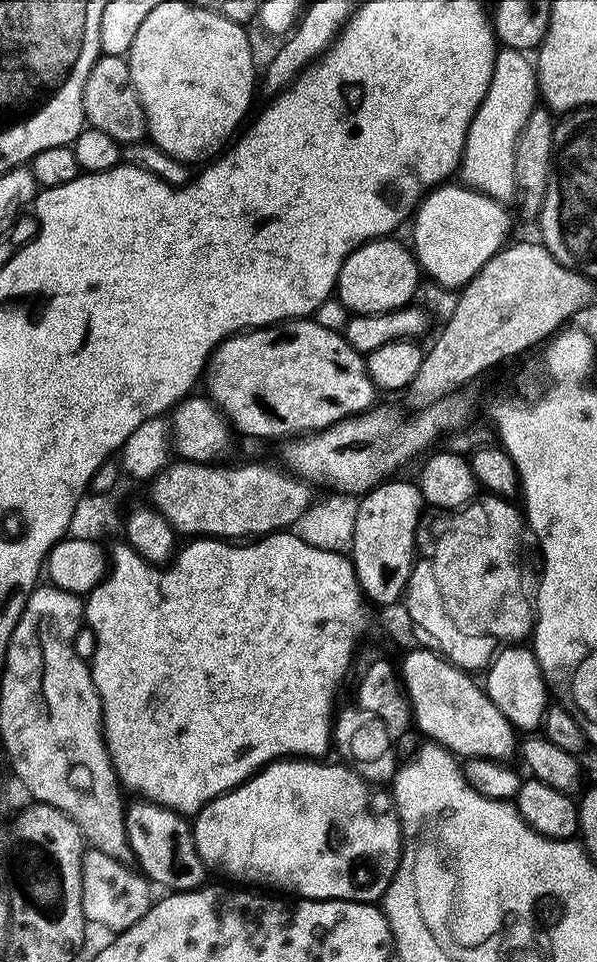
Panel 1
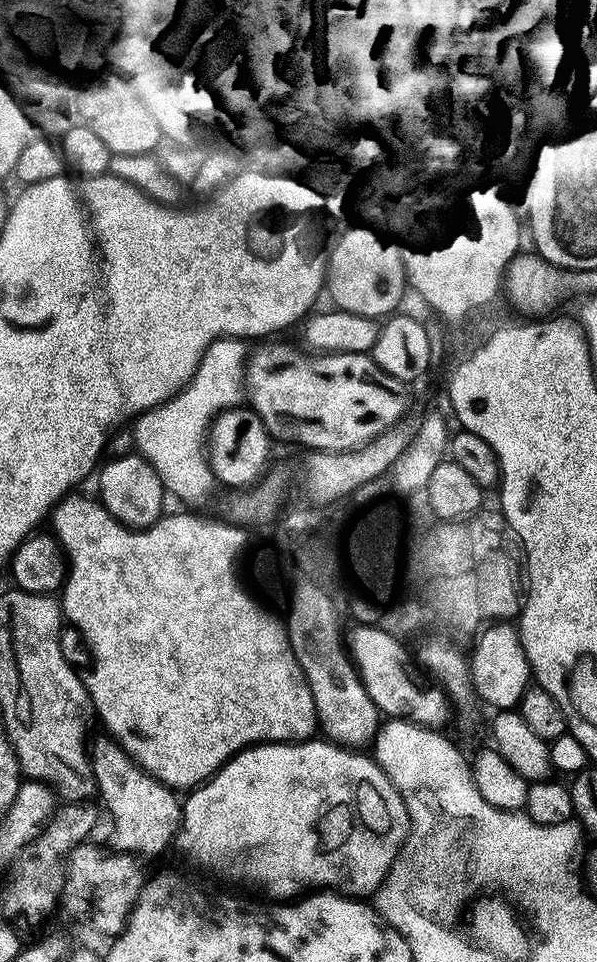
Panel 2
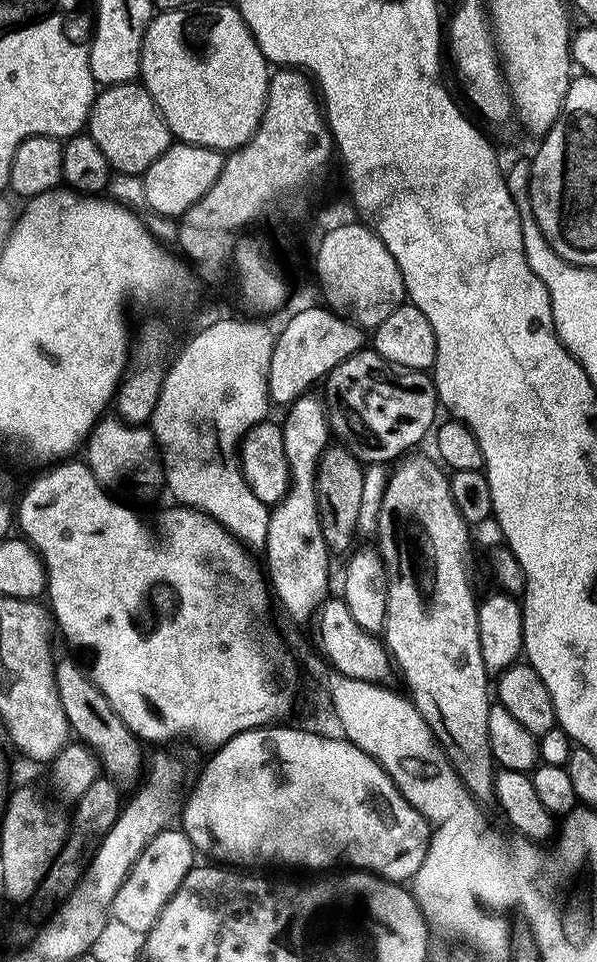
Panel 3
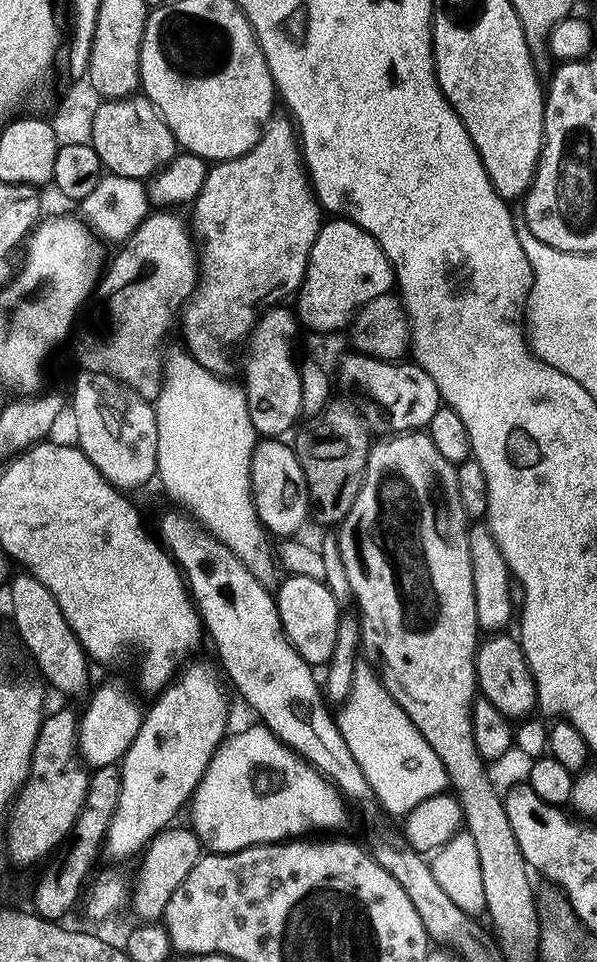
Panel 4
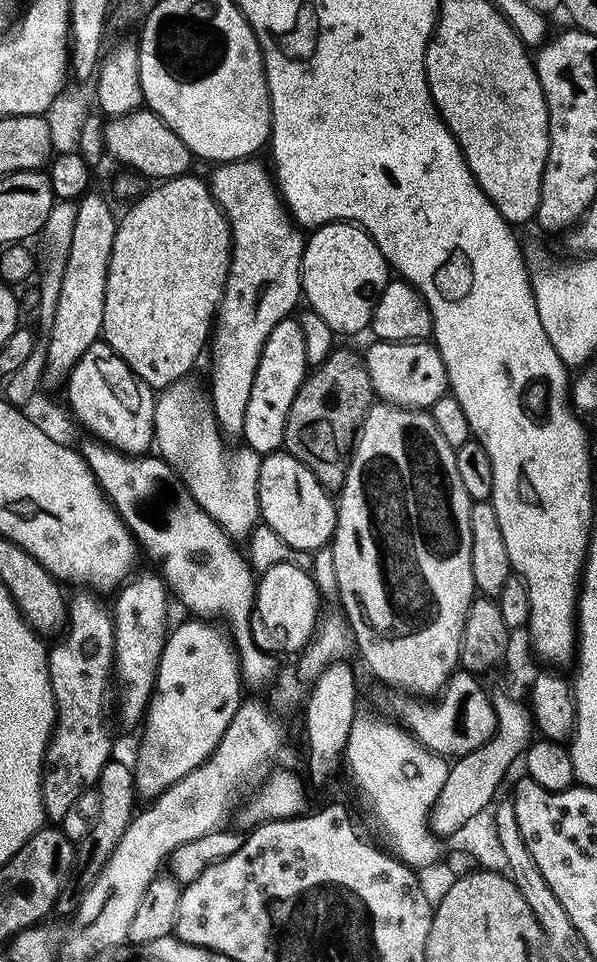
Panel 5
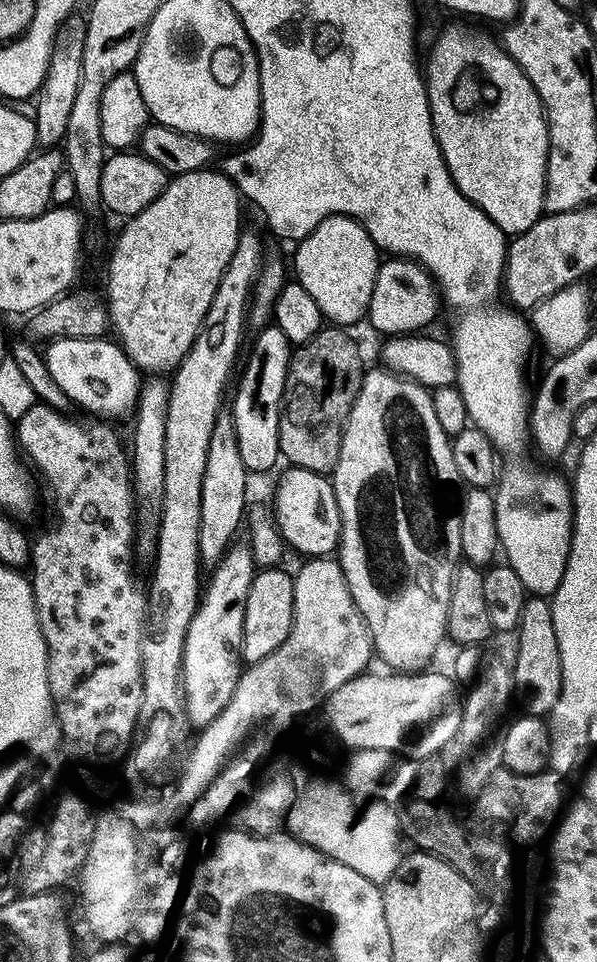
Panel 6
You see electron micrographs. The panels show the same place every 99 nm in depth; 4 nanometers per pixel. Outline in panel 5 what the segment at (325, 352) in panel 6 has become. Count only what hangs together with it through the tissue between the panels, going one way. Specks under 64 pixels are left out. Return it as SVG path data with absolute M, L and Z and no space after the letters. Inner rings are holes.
M337 347L323 362L315 365L305 375L298 394L294 394L294 402L284 427L284 444L290 446L290 451L298 462L302 462L318 478L323 488L339 490L344 485L348 473L350 445L356 439L356 433L364 422L364 414L374 403L374 393L370 374L366 370L361 353L351 352L348 348Z

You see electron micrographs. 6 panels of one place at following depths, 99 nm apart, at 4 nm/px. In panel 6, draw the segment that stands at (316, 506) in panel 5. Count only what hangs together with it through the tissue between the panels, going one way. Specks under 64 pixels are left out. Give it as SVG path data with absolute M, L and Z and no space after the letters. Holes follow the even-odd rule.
M295 466L275 481L274 519L278 535L304 558L324 558L337 551L340 542L340 511L331 479L319 472Z

